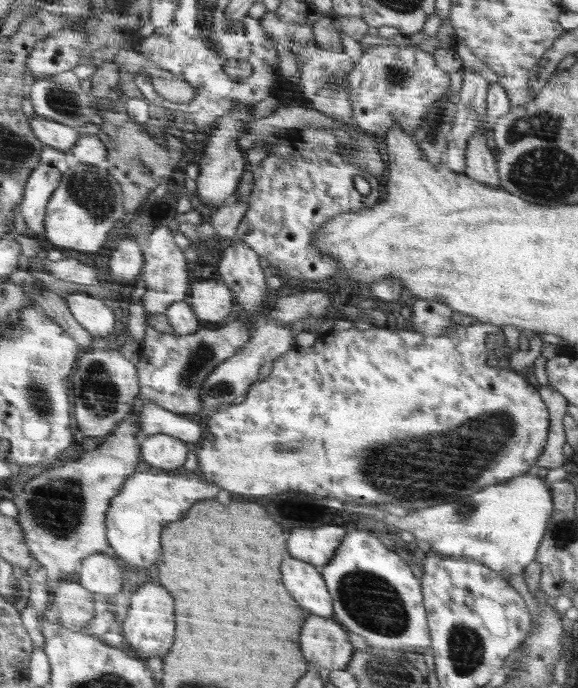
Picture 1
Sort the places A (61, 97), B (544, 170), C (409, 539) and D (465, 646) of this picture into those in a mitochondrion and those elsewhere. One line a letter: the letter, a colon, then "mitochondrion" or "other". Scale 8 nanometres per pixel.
A: mitochondrion
B: mitochondrion
C: other
D: mitochondrion

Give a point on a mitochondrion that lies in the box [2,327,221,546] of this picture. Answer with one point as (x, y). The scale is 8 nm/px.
(57, 506)

